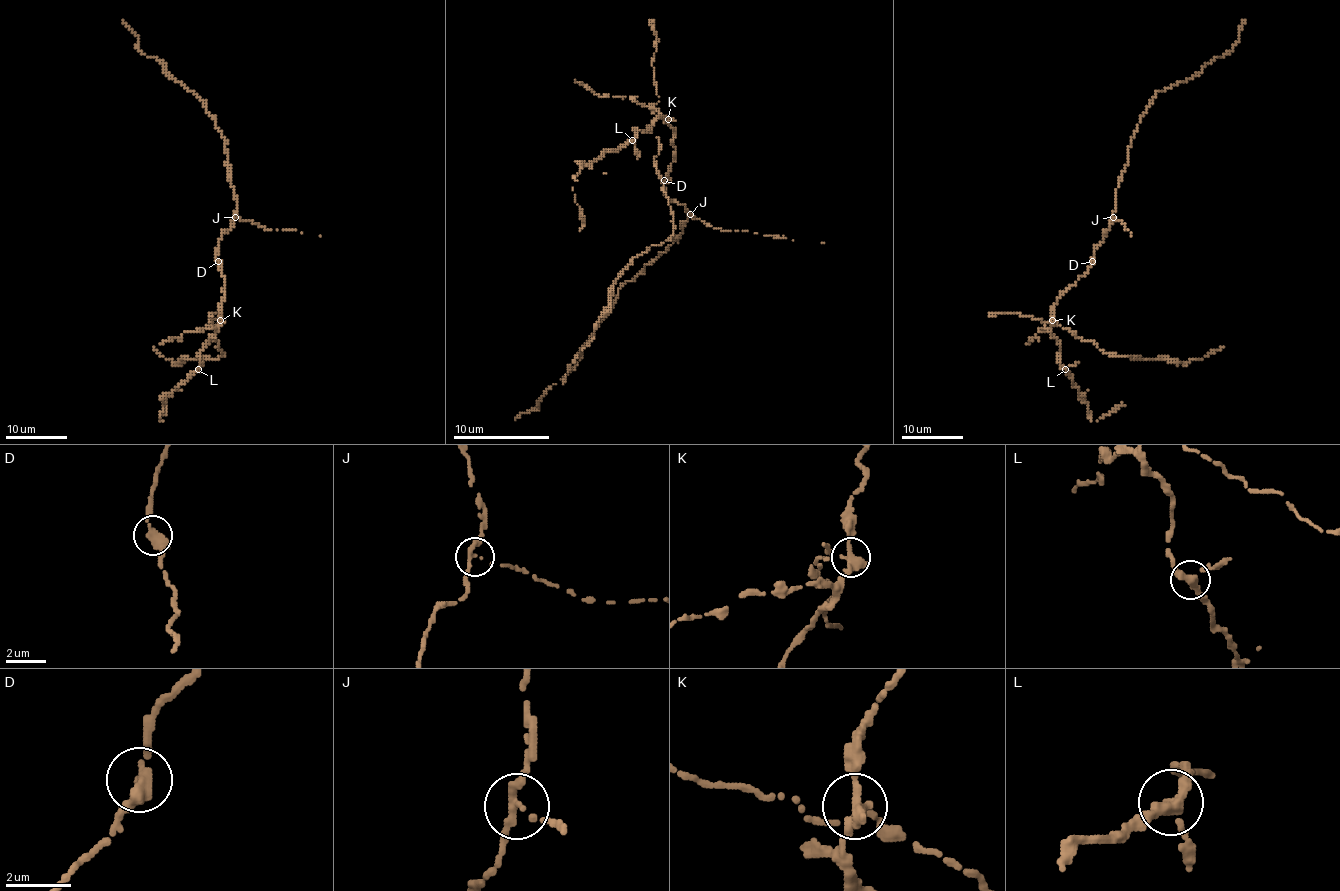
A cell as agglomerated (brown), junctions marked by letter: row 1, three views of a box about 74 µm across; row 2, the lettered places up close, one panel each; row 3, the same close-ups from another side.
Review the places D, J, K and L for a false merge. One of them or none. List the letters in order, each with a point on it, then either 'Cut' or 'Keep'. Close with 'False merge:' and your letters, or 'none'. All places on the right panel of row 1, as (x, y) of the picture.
D: Place: (1092, 261). Keep
J: Place: (1113, 217). Keep
K: Place: (1052, 320). Cut
L: Place: (1065, 369). Keep
False merge: K

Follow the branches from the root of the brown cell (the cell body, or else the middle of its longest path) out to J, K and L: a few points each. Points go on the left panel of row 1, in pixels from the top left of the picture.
J: (219, 244), (221, 235), (232, 229), (235, 217)
K: (219, 244), (216, 263), (225, 286), (221, 320)
L: (219, 244), (216, 263), (225, 286), (219, 326), (199, 352), (201, 366), (198, 369)

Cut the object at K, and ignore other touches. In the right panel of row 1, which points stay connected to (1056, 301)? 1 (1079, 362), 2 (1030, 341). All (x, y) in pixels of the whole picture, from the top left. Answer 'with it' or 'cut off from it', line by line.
1: with it
2: with it

